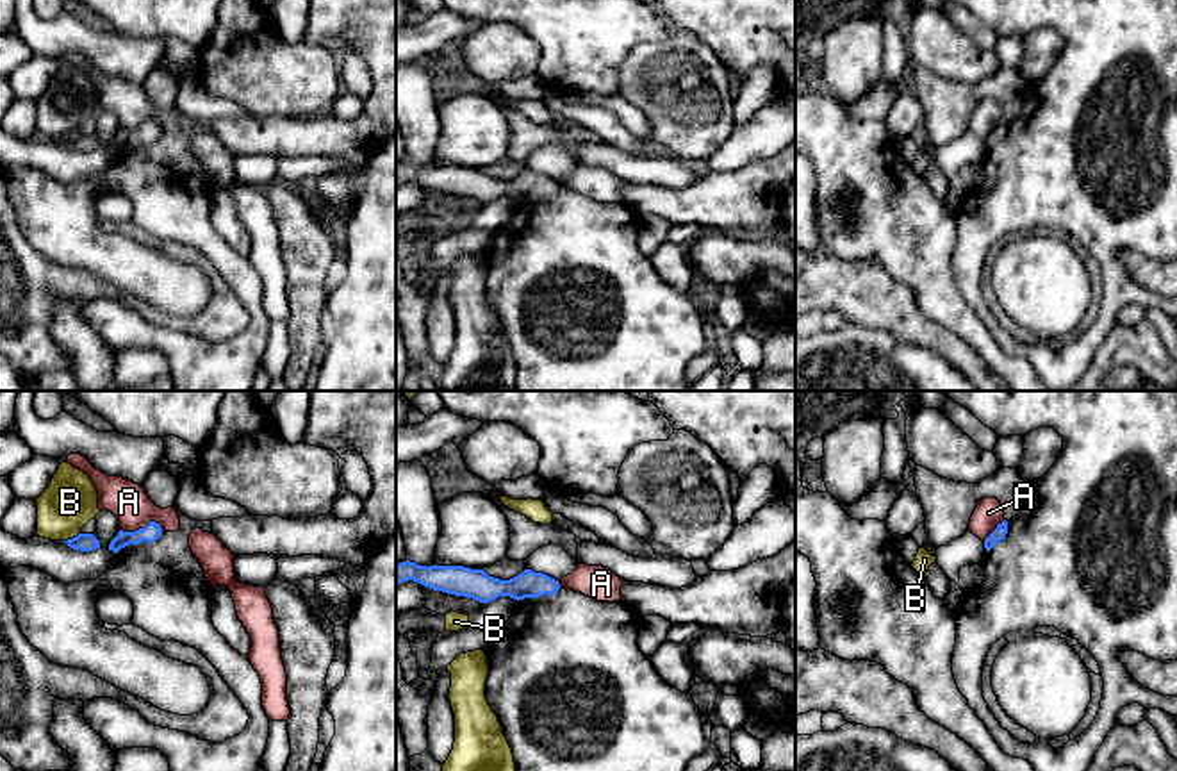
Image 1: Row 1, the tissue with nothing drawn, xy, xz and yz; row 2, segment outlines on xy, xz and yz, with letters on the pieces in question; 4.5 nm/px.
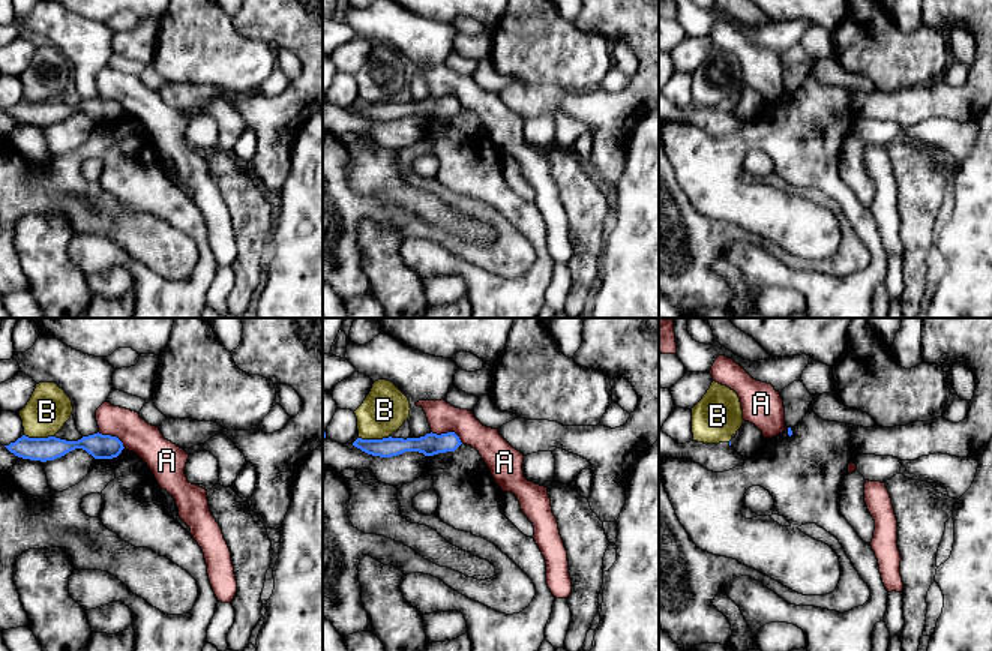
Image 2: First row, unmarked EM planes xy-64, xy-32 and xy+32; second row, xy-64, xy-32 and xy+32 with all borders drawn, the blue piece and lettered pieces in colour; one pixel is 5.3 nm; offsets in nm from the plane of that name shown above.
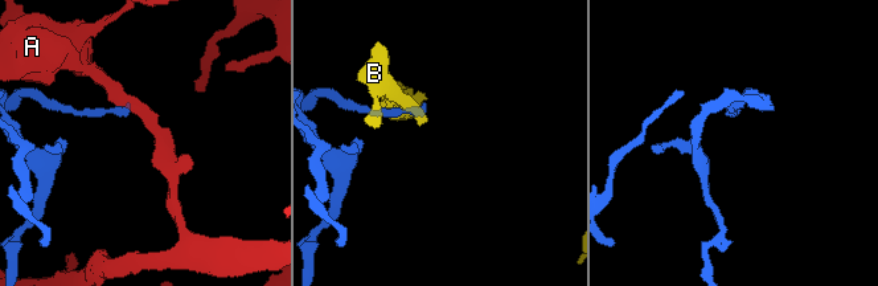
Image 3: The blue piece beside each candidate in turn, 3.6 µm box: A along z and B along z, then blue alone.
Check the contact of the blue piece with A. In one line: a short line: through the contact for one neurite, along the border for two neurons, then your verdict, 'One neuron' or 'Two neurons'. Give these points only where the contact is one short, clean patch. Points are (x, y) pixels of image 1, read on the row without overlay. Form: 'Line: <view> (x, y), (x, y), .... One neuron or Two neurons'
Line: xy (163, 129), (148, 122), (134, 131), (122, 131). Two neurons

